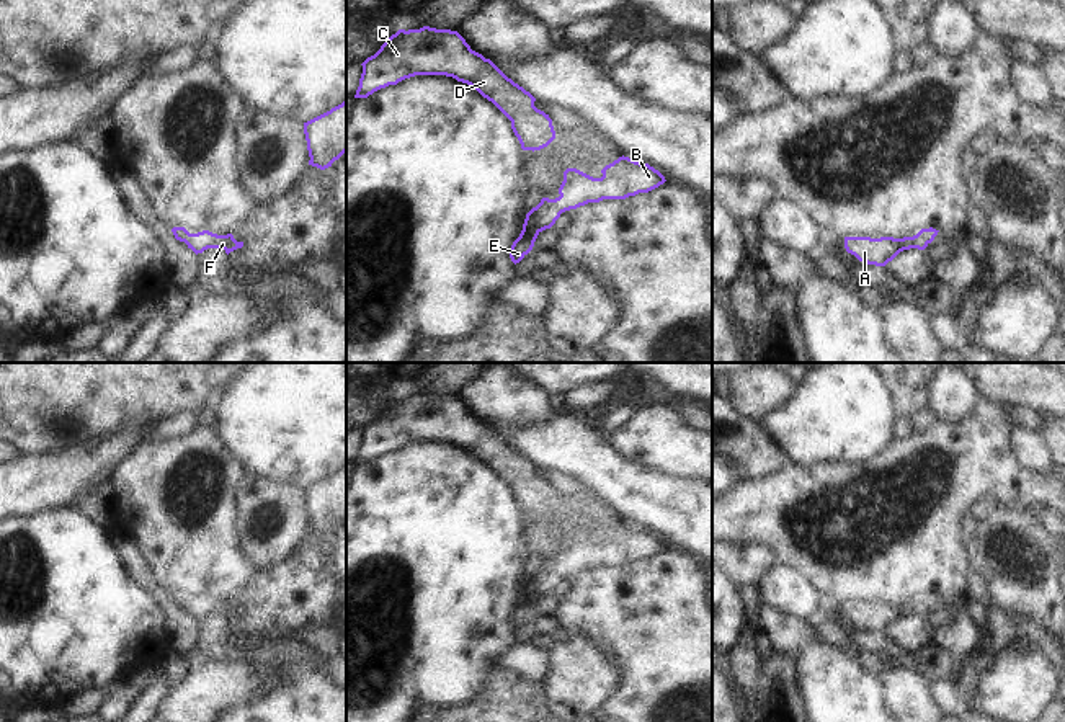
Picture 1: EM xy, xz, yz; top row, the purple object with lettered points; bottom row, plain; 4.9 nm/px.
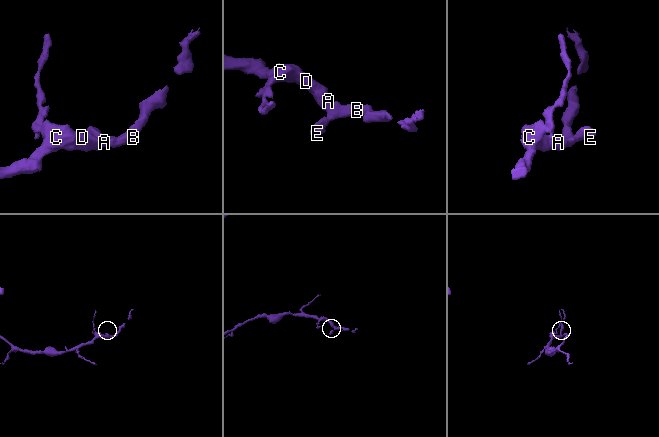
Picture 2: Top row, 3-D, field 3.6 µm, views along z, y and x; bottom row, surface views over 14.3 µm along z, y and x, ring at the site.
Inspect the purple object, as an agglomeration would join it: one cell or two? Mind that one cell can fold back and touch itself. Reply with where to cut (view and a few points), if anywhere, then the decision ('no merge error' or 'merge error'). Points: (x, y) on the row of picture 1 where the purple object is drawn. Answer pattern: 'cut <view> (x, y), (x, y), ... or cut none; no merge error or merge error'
cut none; no merge error

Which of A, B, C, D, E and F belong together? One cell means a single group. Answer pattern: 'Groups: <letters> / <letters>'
Groups: A B C D E F.

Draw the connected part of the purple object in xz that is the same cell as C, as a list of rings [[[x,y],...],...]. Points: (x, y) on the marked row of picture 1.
[[[430,26],[399,29],[361,65],[354,98],[368,98],[415,75],[446,75],[492,101],[511,121],[523,150],[541,150],[555,139],[552,119],[534,106],[536,98],[490,59],[472,51],[457,31]]]

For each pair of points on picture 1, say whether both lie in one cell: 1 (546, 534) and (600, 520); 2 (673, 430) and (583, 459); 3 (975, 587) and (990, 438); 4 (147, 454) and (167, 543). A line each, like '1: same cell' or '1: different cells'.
1: same cell
2: different cells
3: different cells
4: same cell

